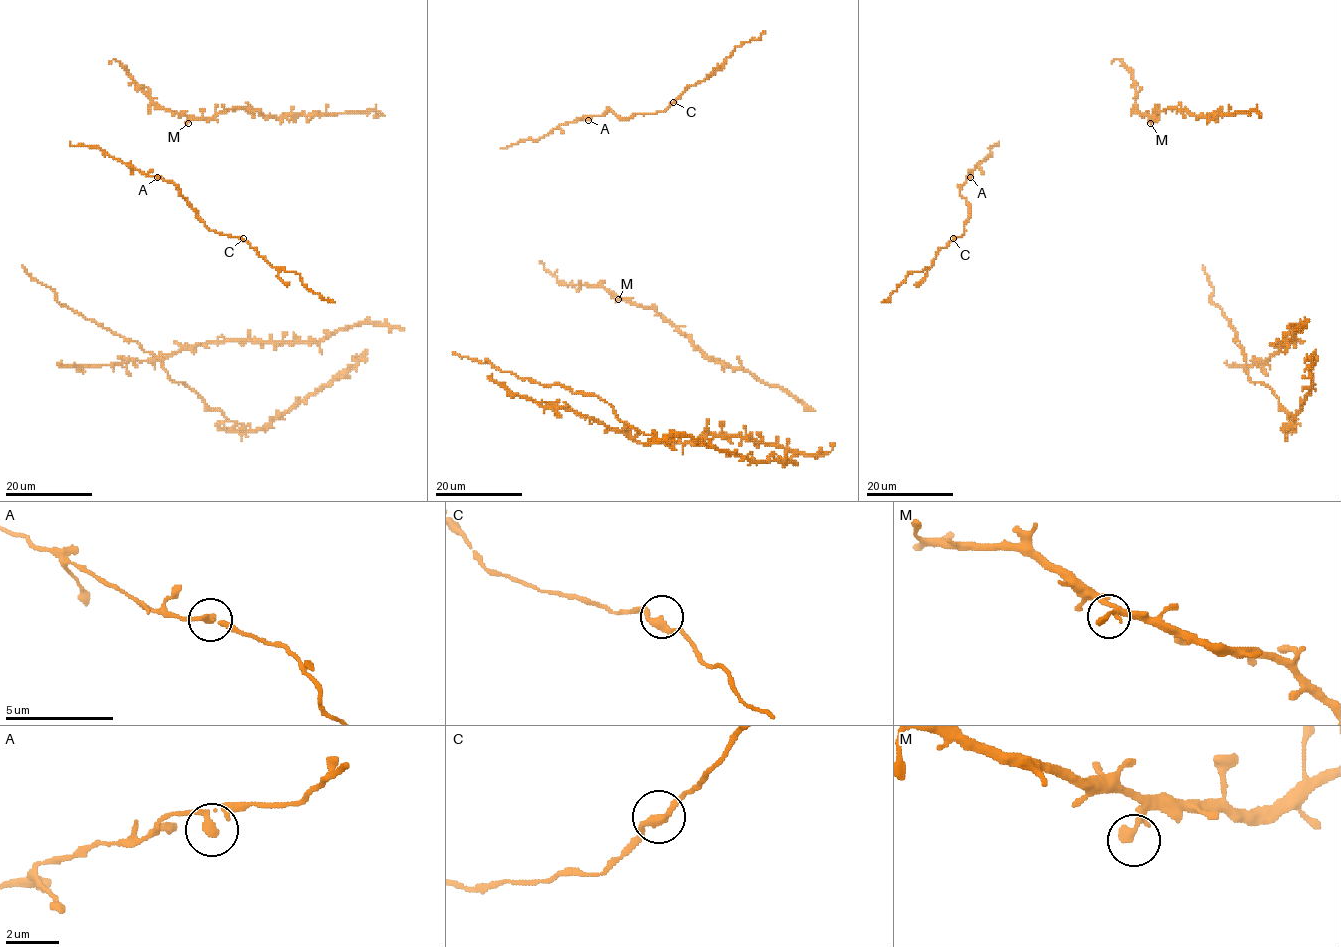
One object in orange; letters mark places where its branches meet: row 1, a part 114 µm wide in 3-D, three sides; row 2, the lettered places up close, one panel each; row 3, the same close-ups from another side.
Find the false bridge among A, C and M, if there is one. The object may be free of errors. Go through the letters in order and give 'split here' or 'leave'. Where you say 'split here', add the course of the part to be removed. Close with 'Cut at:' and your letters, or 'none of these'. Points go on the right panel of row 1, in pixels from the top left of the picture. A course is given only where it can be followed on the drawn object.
A: leave
C: leave
M: leave
Cut at: none of these

